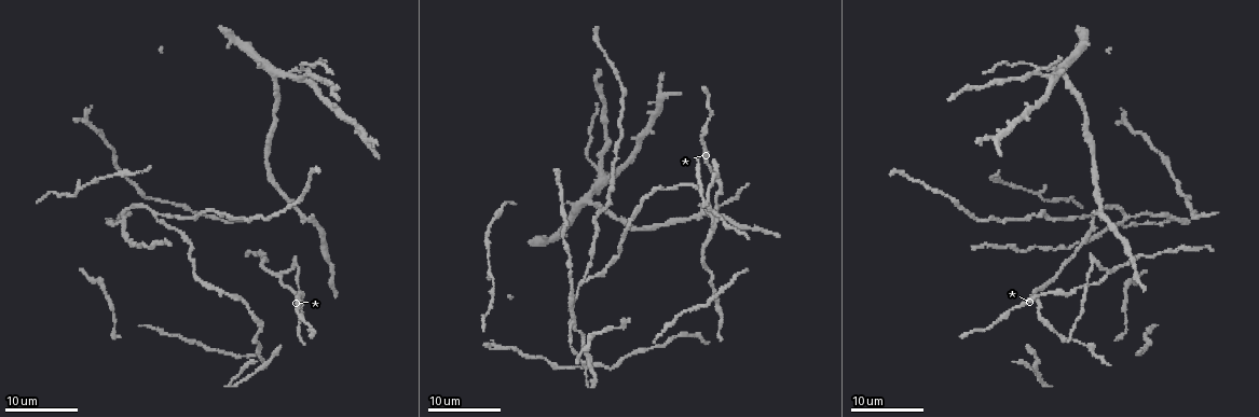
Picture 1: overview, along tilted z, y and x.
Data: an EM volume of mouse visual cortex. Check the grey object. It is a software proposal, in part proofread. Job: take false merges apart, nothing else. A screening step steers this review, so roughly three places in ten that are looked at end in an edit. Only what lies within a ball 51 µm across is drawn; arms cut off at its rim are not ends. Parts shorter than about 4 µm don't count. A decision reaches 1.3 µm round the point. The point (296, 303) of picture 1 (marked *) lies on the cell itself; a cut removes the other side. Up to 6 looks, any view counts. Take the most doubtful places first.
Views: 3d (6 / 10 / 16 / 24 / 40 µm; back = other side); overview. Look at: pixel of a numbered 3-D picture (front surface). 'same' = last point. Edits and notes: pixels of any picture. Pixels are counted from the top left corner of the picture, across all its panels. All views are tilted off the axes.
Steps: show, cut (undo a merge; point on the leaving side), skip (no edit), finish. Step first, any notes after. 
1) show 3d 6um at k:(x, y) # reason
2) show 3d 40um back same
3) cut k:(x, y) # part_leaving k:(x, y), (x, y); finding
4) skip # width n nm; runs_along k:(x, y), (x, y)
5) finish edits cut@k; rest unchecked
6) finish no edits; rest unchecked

show 3d 16um at 1:(154, 213) # three-way junction

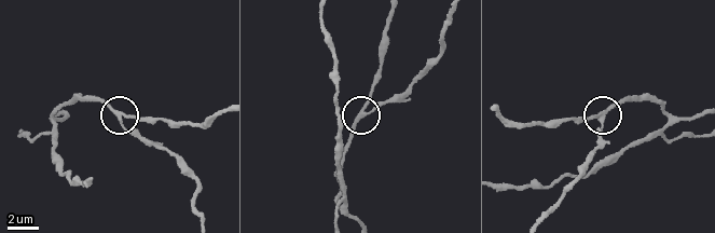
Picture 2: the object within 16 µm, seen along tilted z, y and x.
show 3d 6um at 2:(117, 115)

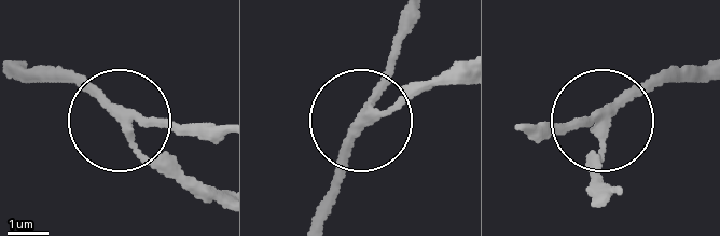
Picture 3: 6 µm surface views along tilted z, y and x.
show 3d 6um back at 3:(364, 118)

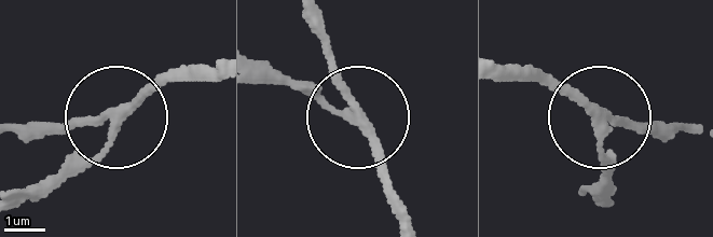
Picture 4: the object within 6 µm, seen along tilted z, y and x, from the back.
skip # runs_along 4:(22, 196), (113, 131), (111, 122), (33, 120); all the same cell

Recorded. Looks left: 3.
show 3d 24um at 1:(574, 320) # a fork

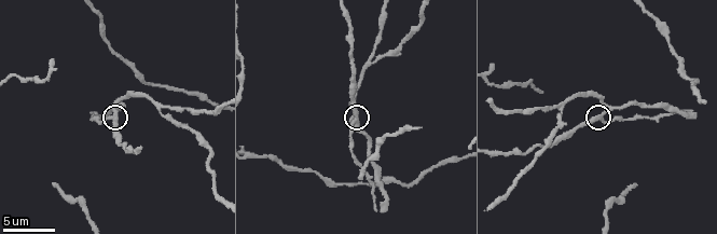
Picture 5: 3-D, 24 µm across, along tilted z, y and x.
show 3d 10um at 5:(113, 116)

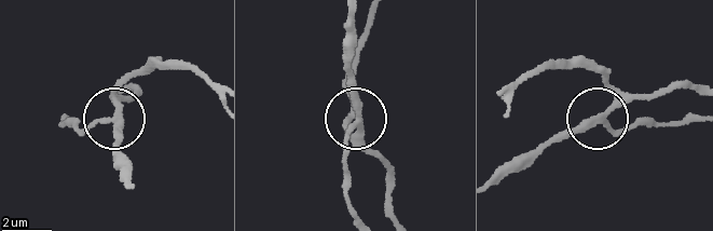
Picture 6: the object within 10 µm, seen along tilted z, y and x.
cut 6:(80, 133) # width 250 nm; a second cell is stuck on

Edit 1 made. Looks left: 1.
finish edits cut@6; rest unchecked

